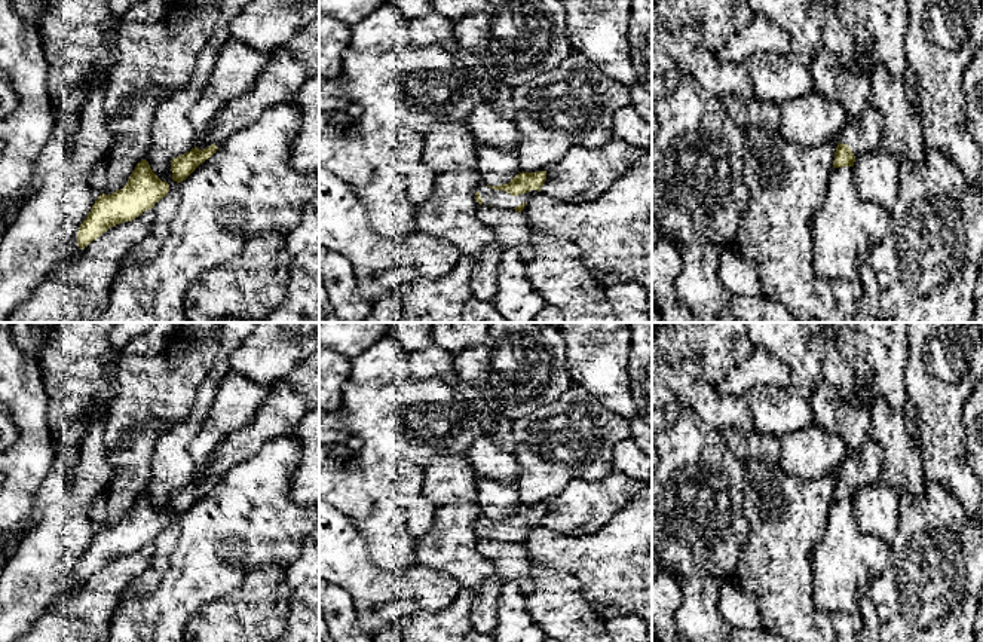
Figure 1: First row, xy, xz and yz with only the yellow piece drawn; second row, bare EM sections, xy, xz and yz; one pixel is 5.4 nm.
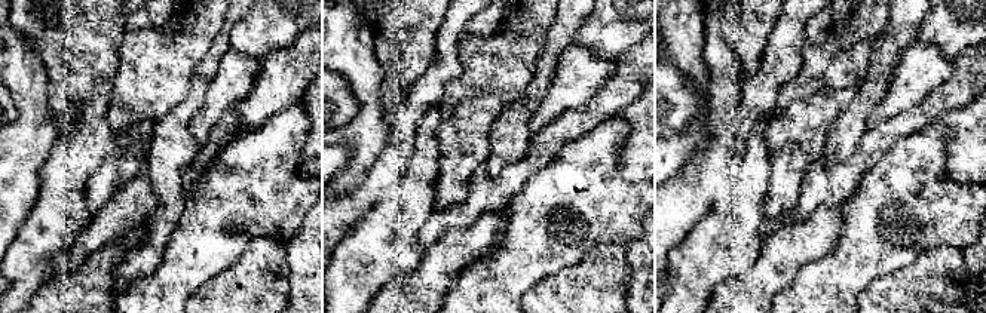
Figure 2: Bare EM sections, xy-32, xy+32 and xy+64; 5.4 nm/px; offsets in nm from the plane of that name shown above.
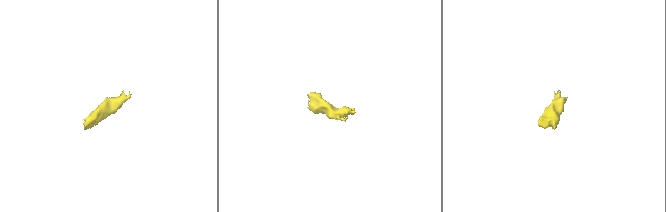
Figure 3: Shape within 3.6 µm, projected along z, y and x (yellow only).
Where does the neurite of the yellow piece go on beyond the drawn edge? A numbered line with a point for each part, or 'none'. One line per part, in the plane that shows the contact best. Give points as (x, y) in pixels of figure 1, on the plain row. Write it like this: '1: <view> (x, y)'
1: xz (498, 531)

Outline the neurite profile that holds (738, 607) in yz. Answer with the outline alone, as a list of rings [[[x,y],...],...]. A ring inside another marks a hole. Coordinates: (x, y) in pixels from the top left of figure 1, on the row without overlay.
[[[726,583],[722,586],[719,611],[734,629],[760,629],[762,626],[756,597],[738,583]]]

